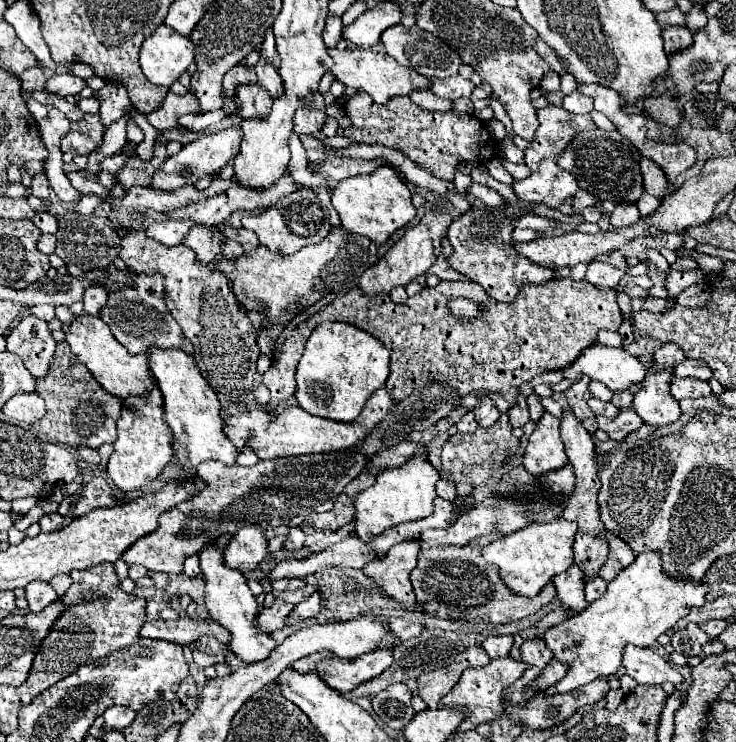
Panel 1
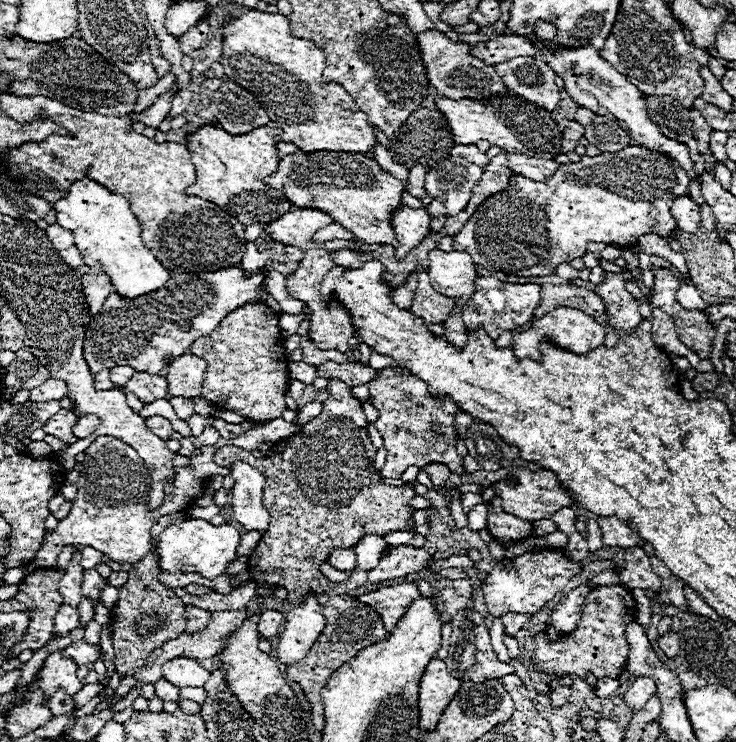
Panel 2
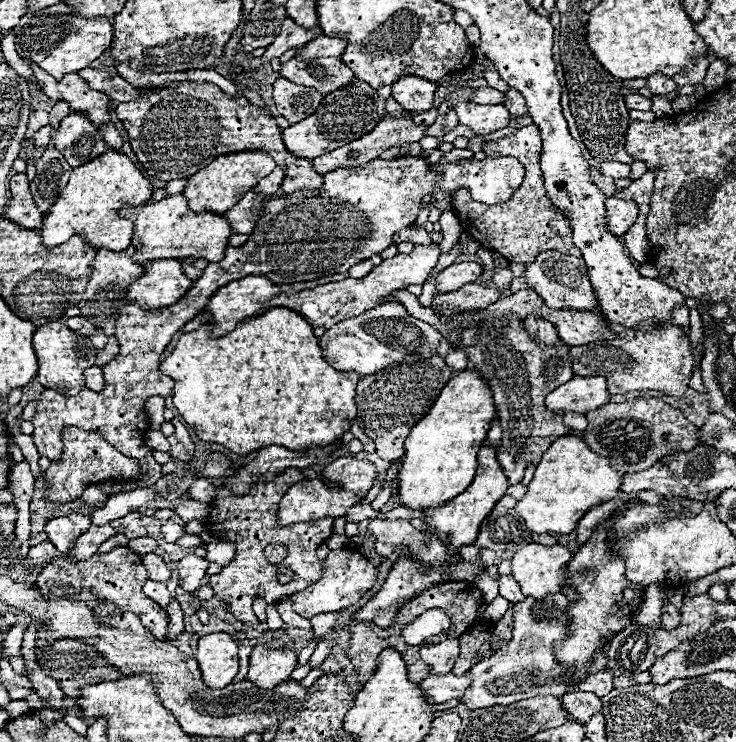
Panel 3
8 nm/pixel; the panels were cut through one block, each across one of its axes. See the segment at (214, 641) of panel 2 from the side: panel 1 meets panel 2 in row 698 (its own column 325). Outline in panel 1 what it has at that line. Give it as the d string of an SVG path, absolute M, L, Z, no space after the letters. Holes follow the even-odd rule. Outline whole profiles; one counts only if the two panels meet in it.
M302 108L296 110L294 114L294 132L296 134L316 134L326 120L324 110L312 110L312 108Z

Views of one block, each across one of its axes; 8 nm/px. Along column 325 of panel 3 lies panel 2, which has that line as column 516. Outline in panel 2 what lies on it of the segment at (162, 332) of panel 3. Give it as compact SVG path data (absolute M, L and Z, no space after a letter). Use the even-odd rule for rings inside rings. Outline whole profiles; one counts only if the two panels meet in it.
M626 146L626 150L616 154L602 152L600 156L582 156L576 164L562 164L556 174L544 182L514 174L510 186L486 198L478 212L454 236L454 250L466 250L476 264L490 272L504 272L508 276L552 276L560 264L584 256L588 242L632 248L644 234L668 238L678 230L670 214L670 204L674 198L688 196L688 184L690 176L678 162L644 146Z

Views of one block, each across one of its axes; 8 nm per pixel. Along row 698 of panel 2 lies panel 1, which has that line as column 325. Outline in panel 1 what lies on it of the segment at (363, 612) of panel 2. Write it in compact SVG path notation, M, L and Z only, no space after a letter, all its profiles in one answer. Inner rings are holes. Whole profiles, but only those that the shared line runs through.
M570 276L552 278L546 284L522 284L518 290L518 298L510 304L492 300L482 290L482 286L478 286L474 282L440 282L436 288L424 288L422 292L410 296L404 304L394 304L388 294L368 296L360 288L352 288L346 296L336 298L334 304L326 306L324 310L320 310L306 322L298 324L298 328L294 328L294 332L290 336L290 348L284 348L282 352L278 352L272 366L268 368L268 372L264 372L264 384L272 390L272 398L268 402L268 406L276 406L294 394L294 390L296 390L294 374L296 374L296 364L304 352L304 344L306 344L310 332L320 322L326 322L326 320L338 320L338 322L358 326L386 344L386 348L392 354L392 366L390 366L392 372L386 380L386 390L394 402L400 402L414 390L422 390L426 386L426 382L430 382L430 378L442 378L442 380L448 380L450 386L454 386L458 390L458 394L462 394L462 396L484 388L484 390L500 394L506 402L514 404L522 384L530 382L532 378L536 378L544 372L562 370L562 368L570 366L582 354L584 348L594 344L598 330L608 328L608 330L616 332L622 324L622 314L620 314L618 302L616 302L616 290L596 288L586 280L572 280ZM454 298L474 300L480 306L480 314L472 320L450 314L448 302Z

